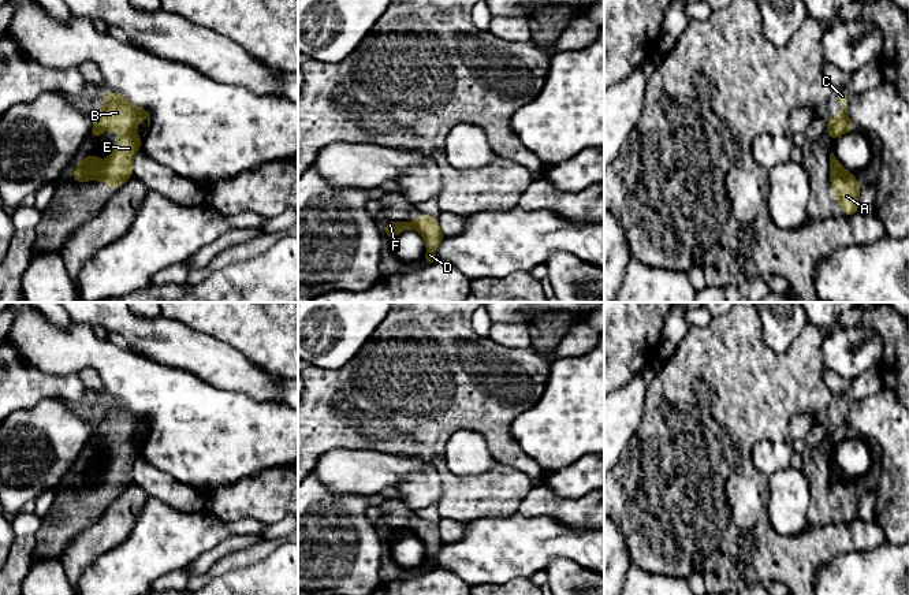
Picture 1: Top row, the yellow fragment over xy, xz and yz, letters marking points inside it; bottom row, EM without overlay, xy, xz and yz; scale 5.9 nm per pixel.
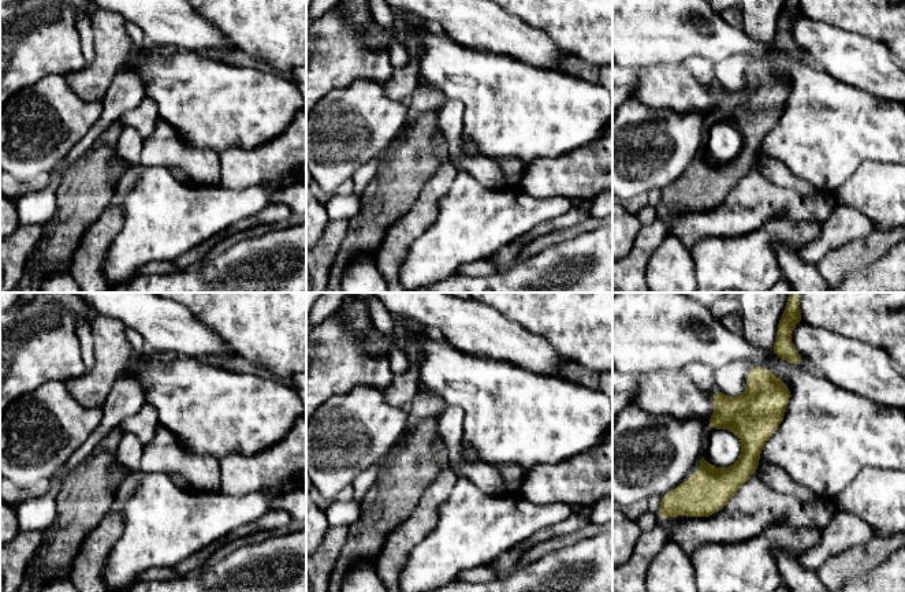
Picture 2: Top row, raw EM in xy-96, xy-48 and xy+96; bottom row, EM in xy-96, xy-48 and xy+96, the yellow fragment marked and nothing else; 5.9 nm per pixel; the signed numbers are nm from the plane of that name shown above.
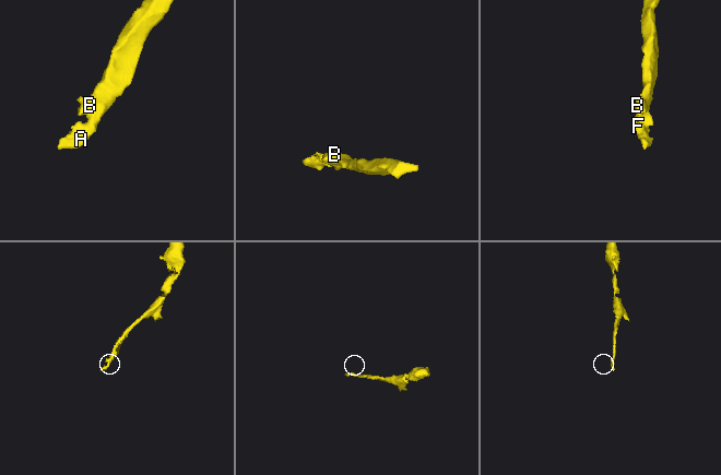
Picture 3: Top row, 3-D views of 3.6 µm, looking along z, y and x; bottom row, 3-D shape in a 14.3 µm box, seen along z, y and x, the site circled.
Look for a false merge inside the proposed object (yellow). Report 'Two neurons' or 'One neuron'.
One neuron

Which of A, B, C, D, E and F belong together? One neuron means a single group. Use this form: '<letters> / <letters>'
A B C D E F

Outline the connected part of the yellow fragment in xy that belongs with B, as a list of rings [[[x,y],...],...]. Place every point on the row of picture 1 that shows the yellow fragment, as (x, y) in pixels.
[[[104,92],[104,107],[96,115],[90,138],[97,138],[108,129],[116,129],[120,140],[113,153],[104,161],[96,159],[96,153],[90,153],[78,166],[72,166],[75,175],[71,182],[82,181],[107,181],[107,189],[111,191],[133,176],[133,159],[144,144],[134,131],[141,118],[148,119],[150,124],[150,114],[142,107],[131,105],[126,97],[113,92]]]

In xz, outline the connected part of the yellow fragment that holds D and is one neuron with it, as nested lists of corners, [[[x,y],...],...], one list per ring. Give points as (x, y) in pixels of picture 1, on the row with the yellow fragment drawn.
[[[424,213],[421,217],[410,222],[385,222],[385,238],[387,241],[394,238],[396,234],[402,233],[406,228],[417,230],[425,239],[426,243],[426,260],[433,263],[435,260],[435,250],[439,243],[444,239],[444,235],[439,227],[439,222],[436,217]]]

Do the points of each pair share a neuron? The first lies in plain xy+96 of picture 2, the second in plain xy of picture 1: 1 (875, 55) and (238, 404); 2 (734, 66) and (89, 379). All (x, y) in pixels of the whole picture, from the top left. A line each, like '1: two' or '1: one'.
1: two
2: one

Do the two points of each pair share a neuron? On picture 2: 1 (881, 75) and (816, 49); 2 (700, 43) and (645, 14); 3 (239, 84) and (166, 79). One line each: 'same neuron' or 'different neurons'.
1: same neuron
2: same neuron
3: same neuron

